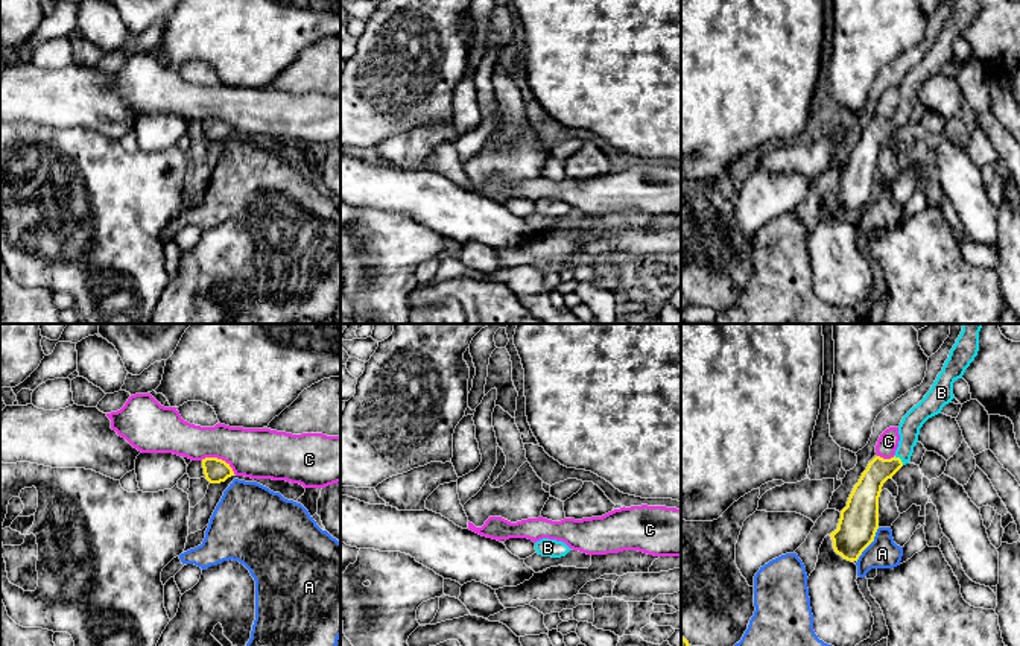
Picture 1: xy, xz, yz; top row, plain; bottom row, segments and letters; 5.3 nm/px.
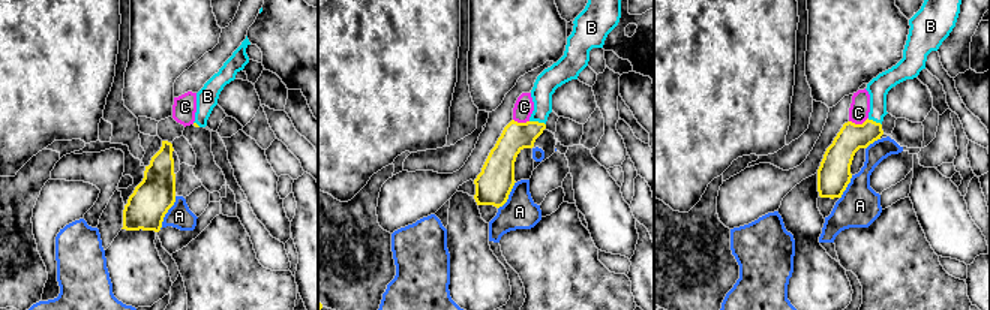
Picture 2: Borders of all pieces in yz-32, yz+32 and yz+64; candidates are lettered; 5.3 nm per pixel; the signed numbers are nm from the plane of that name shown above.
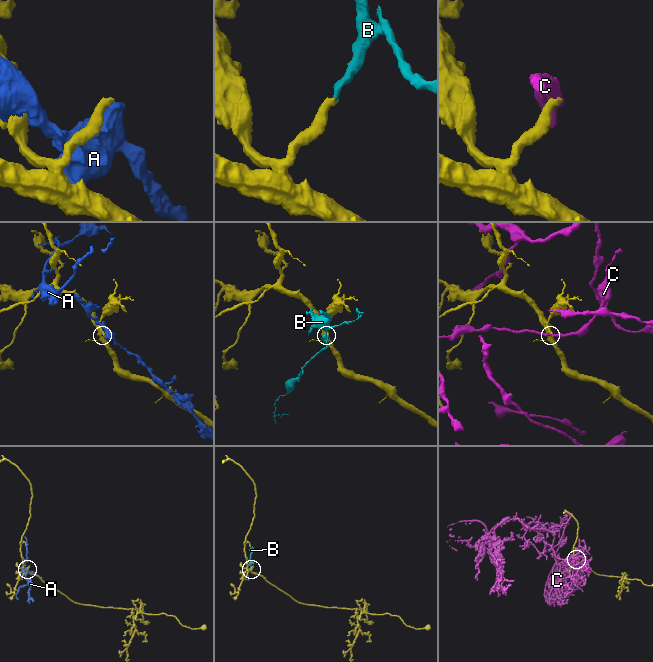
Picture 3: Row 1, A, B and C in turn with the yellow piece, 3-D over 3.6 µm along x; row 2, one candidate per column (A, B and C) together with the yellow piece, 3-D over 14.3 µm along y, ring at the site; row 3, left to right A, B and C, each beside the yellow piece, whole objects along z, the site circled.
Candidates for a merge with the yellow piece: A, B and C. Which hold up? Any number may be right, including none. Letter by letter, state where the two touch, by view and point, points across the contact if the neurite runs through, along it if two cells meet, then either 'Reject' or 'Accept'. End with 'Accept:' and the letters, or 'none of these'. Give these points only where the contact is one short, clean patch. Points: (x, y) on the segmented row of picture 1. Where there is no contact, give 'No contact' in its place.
A: Touches yellow at yz (870, 543). Reject
B: Touches yellow at yz (900, 459). Path across: yz (867, 491), (900, 459), (912, 421). Accept
C: Touches yellow at xy (219, 459). Boundary: xy (201, 459), (221, 458), (234, 473). Reject
Accept: B

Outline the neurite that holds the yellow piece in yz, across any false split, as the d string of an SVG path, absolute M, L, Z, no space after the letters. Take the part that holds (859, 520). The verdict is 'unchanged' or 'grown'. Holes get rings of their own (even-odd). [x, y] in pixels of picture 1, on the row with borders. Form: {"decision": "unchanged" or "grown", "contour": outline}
{"decision": "grown", "contour": "M962 324L962 331L930 391L903 416L898 426L900 441L895 454L891 459L876 456L854 485L847 506L841 511L838 529L830 534L835 552L844 559L857 561L874 541L879 529L882 486L903 465L909 464L923 424L941 413L942 407L955 398L953 383L962 378L965 369L977 356L982 325Z"}

